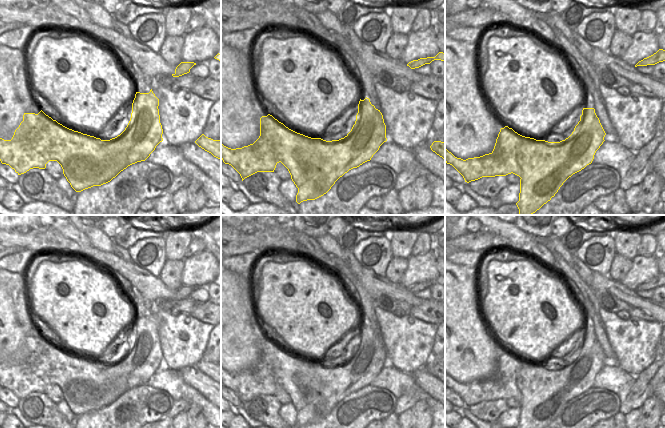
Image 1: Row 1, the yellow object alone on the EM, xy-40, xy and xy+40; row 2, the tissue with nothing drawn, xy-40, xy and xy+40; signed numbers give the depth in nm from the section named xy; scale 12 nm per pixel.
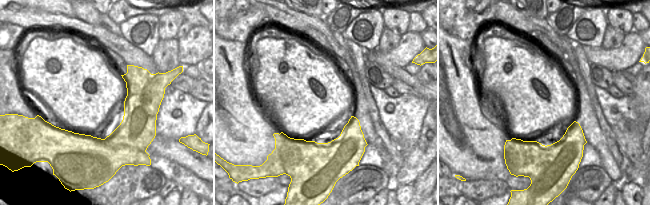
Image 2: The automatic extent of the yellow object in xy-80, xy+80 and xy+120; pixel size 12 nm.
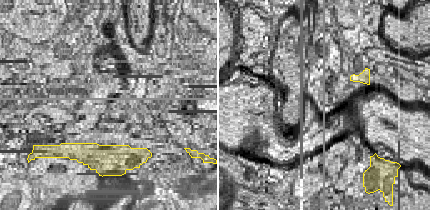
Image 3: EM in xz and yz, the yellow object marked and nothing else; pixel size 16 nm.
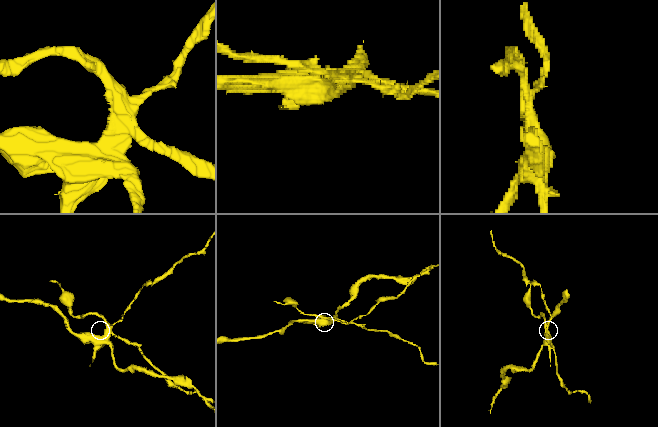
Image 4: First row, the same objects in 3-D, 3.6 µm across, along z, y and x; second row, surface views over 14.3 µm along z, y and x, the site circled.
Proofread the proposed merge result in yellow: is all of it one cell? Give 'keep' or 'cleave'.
cleave

